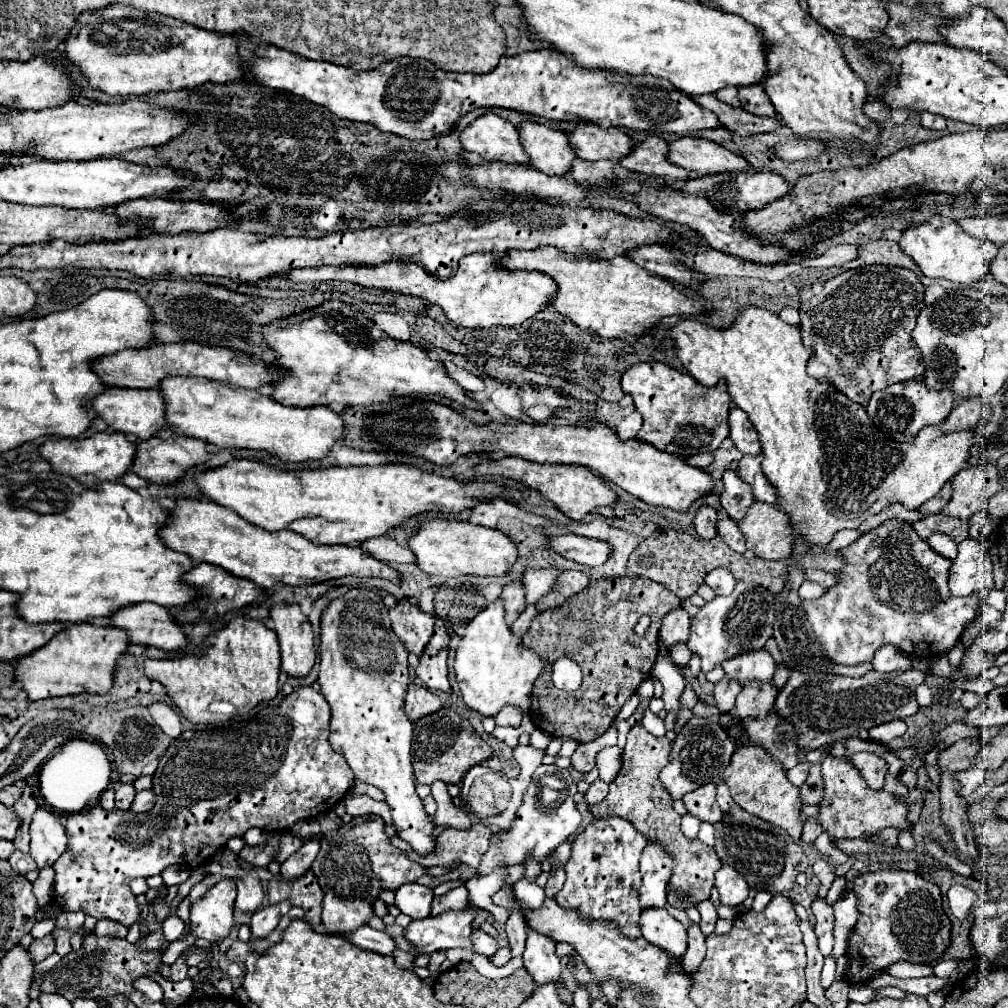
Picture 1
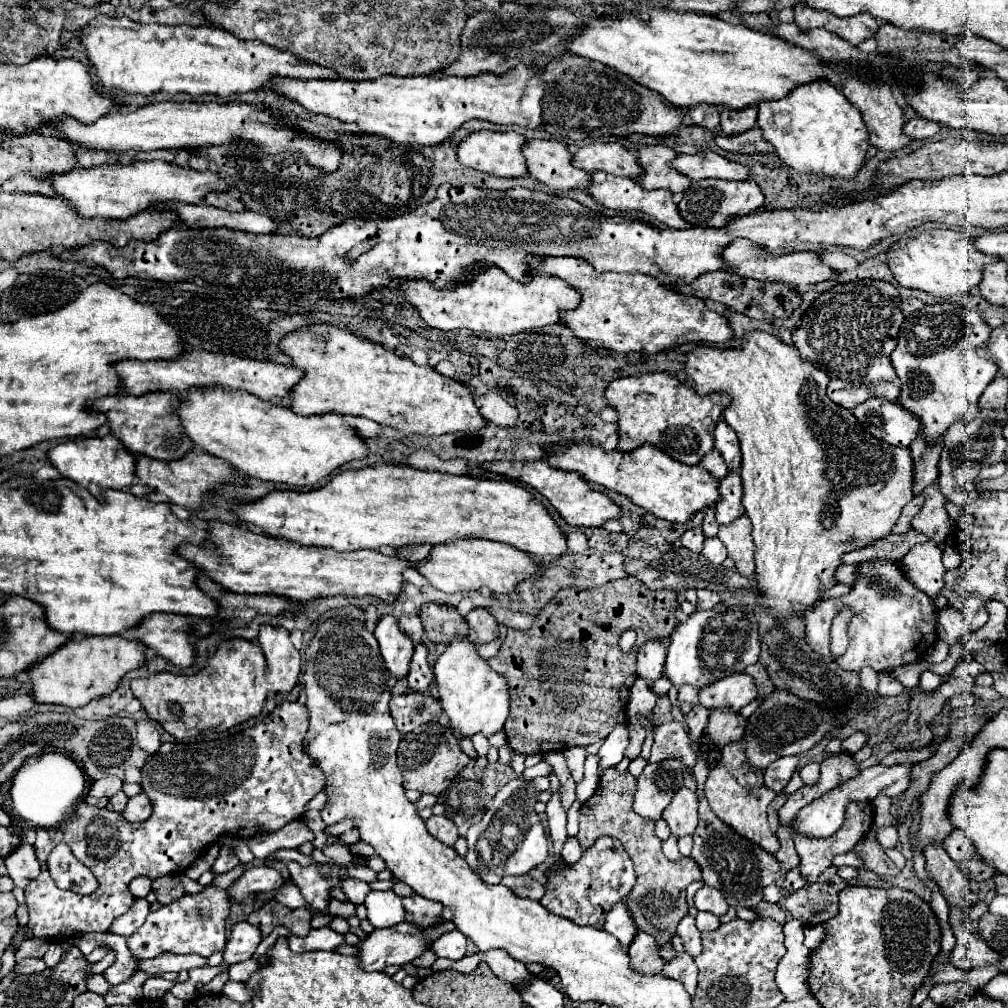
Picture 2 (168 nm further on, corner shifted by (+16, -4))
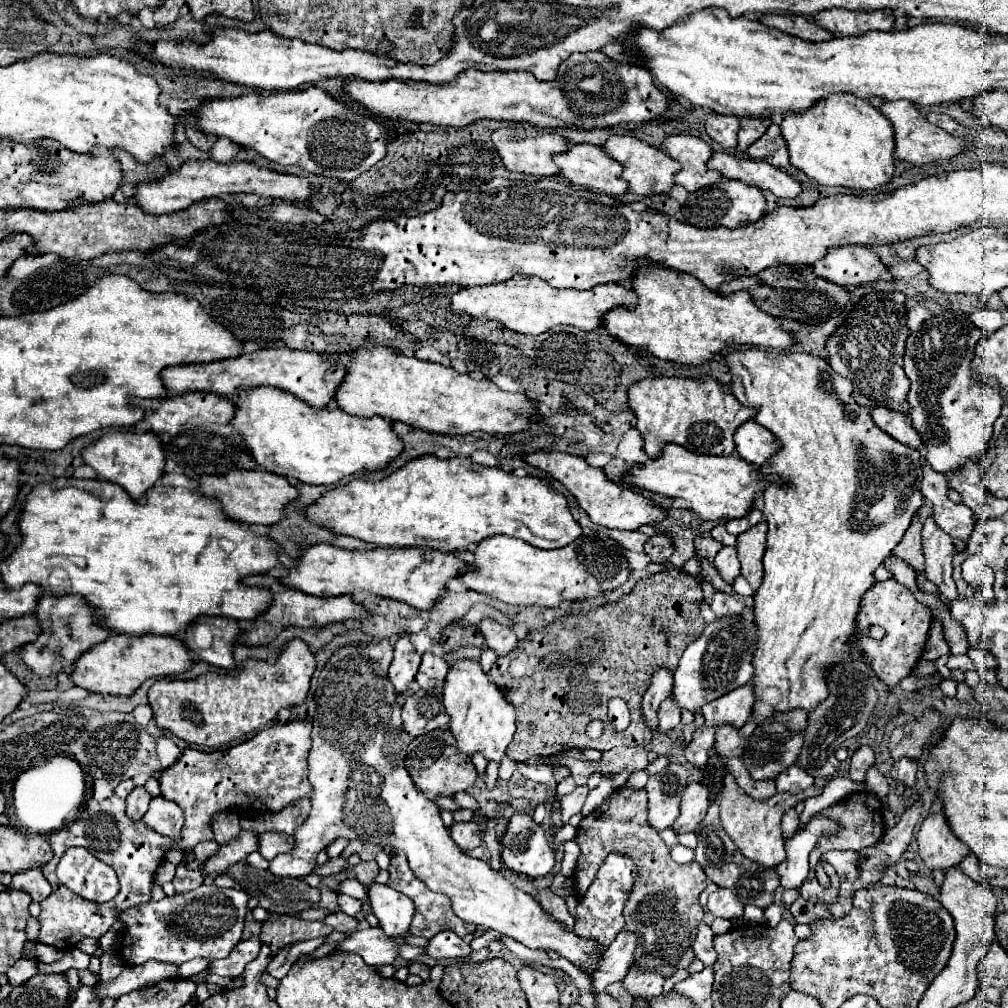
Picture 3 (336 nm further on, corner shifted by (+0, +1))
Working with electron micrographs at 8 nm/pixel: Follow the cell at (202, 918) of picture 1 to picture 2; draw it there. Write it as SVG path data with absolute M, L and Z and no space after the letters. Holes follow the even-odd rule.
M208 887L196 895L184 895L182 899L176 899L168 905L162 905L158 911L150 911L144 925L136 929L130 937L126 937L126 945L134 959L154 959L162 953L188 953L188 955L202 955L210 957L216 951L224 951L226 945L226 917L230 913L230 897L220 887Z

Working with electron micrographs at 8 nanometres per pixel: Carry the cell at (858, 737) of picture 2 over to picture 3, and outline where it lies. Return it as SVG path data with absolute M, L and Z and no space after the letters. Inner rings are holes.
M860 746L850 758L850 778L862 784L864 774L872 764L874 764L874 750L870 746Z

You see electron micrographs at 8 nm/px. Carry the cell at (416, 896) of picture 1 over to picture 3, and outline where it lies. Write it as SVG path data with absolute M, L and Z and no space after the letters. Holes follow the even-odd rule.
M372 884L368 888L368 896L372 902L372 912L388 936L400 936L408 932L416 912L414 902L408 896L392 890L386 884Z

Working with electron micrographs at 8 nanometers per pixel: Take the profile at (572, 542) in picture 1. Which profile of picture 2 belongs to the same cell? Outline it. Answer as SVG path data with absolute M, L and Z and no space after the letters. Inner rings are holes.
M376 465L356 471L338 473L326 487L308 493L296 491L272 491L256 503L244 503L236 507L236 513L248 525L254 525L268 535L298 541L300 545L330 547L336 551L356 549L380 549L380 547L406 547L406 545L448 545L456 539L492 539L508 543L524 553L538 555L540 559L554 559L566 553L566 537L554 523L548 509L520 483L508 479L478 479L456 477L440 471L420 471L410 465Z

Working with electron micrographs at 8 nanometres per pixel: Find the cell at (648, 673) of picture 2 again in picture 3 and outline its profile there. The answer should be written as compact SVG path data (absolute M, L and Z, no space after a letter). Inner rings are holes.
M658 668L652 676L650 688L646 690L644 698L642 698L642 712L644 712L644 720L646 724L656 730L658 728L658 718L656 718L656 710L660 706L660 702L664 698L668 698L672 692L672 670L668 668Z

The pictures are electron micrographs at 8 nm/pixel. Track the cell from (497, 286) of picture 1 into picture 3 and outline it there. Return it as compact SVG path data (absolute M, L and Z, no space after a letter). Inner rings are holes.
M514 274L510 280L492 284L492 286L472 286L460 288L450 298L450 312L468 314L472 318L488 318L504 324L508 330L518 334L538 336L552 326L568 324L580 330L594 330L602 324L602 314L616 306L634 306L636 294L622 284L600 284L592 286L592 290L558 290L534 276Z

